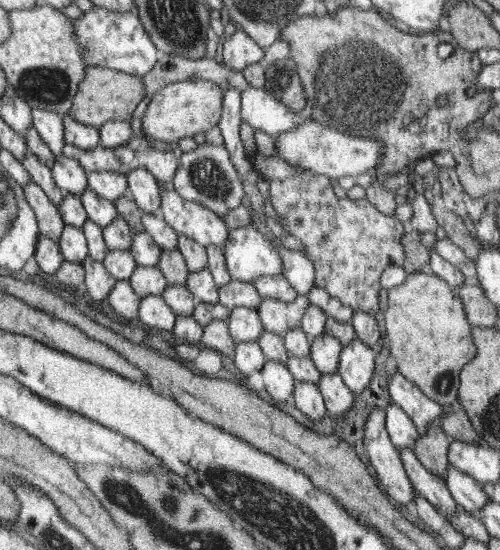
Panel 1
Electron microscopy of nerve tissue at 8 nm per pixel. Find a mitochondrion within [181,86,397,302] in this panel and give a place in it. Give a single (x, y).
(207, 177)

